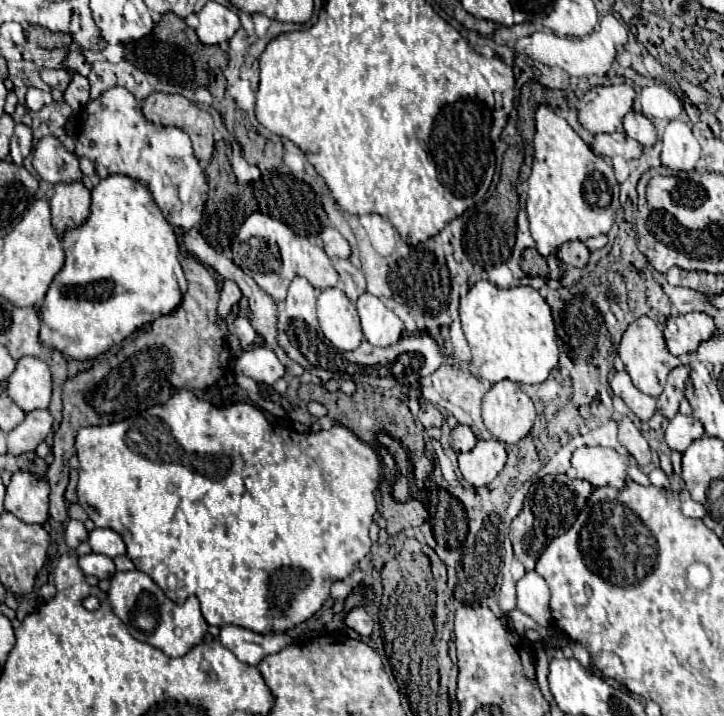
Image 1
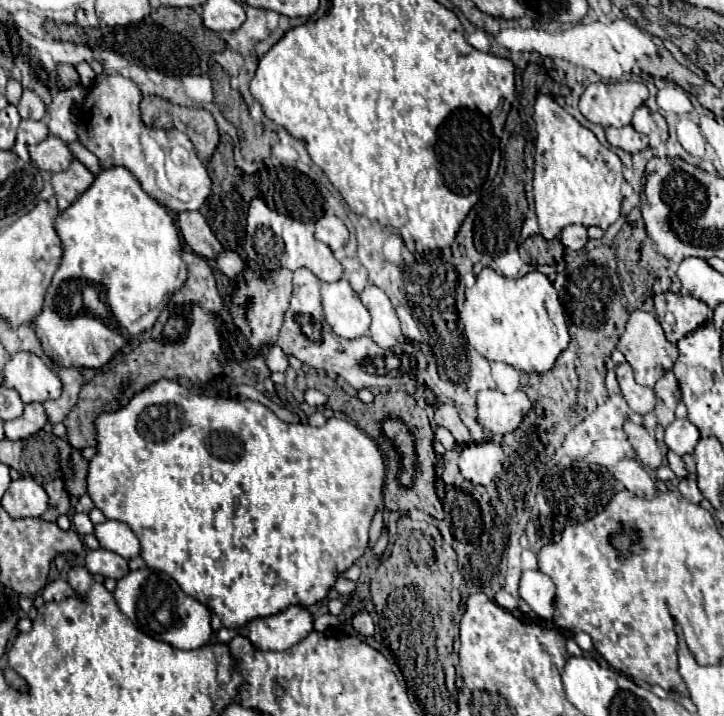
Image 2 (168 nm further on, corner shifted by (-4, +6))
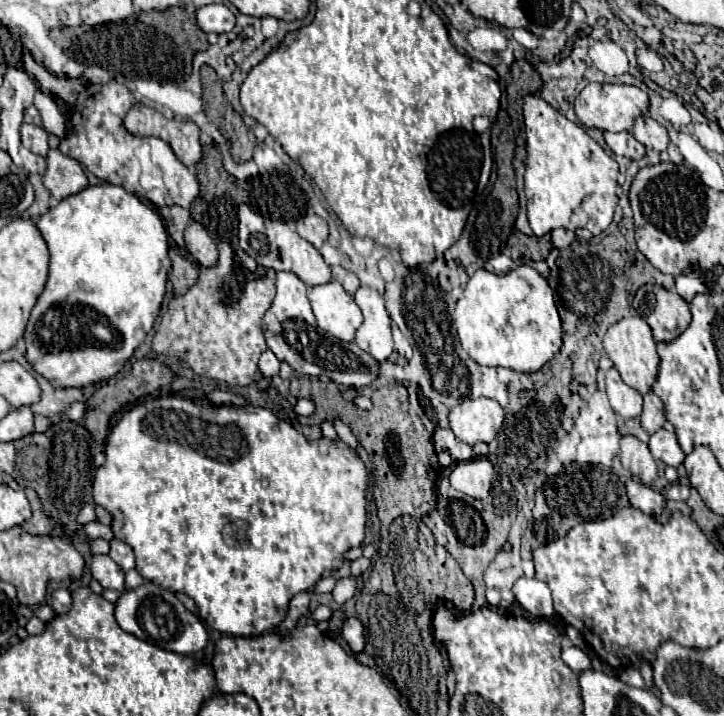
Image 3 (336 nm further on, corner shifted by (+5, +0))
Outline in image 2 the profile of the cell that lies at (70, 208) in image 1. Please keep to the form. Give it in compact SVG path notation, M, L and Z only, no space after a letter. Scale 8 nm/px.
M72 160L70 168L58 174L52 174L52 186L58 200L58 208L68 208L82 192L88 190L88 186L94 182L94 174L80 162Z

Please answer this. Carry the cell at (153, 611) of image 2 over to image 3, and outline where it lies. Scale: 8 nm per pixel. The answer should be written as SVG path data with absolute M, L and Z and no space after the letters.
M149 580L135 590L121 592L121 598L115 602L115 620L125 632L137 636L139 640L177 654L189 656L201 652L207 644L207 630L201 620L193 616L171 590Z

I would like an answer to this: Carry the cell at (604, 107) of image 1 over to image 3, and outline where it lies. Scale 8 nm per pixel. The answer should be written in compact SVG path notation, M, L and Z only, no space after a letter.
M587 84L581 94L575 98L577 120L587 128L597 128L603 132L623 132L631 130L633 120L647 112L649 98L641 88L627 84Z

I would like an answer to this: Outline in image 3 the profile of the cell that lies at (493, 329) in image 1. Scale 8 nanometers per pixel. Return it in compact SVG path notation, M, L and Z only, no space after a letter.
M519 266L505 276L477 270L451 314L463 350L481 366L503 366L515 372L537 372L561 348L561 318L547 280L531 266Z

